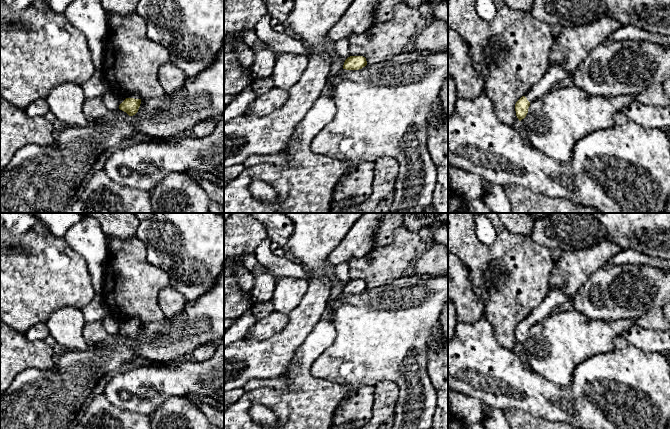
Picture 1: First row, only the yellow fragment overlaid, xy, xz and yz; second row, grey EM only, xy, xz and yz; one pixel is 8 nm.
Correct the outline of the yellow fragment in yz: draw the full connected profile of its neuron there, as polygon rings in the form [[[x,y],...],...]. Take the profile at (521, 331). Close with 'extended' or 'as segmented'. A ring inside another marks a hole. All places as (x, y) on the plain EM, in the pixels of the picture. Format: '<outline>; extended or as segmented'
[[[549,289],[541,304],[516,326],[515,335],[519,345],[526,341],[528,332],[533,325],[549,316],[556,307],[564,304],[568,299],[569,296],[563,291],[559,289]]]; extended

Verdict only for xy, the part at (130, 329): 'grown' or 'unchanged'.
grown

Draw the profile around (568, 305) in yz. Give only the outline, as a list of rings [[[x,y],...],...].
[[[569,297],[569,299],[562,305],[556,307],[554,309],[554,313],[559,313],[562,311],[570,311],[573,310],[573,297]]]

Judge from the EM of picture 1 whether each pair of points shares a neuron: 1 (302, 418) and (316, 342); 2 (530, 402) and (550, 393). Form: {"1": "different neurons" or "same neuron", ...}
{"1": "same neuron", "2": "same neuron"}

